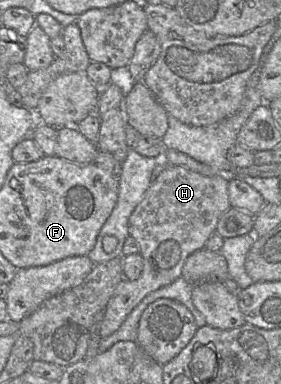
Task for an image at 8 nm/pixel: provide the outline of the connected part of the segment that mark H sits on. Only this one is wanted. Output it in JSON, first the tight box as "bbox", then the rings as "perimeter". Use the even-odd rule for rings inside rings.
{"bbox":[100,165,231,338],"perimeter":[[[166,165],[157,173],[141,202],[129,218],[129,236],[136,239],[143,258],[143,269],[138,279],[123,279],[116,287],[104,313],[100,336],[105,338],[119,329],[131,311],[150,293],[167,286],[182,276],[187,258],[196,250],[205,248],[211,235],[216,231],[219,218],[231,208],[229,182],[221,176],[204,176],[181,166]]]}

